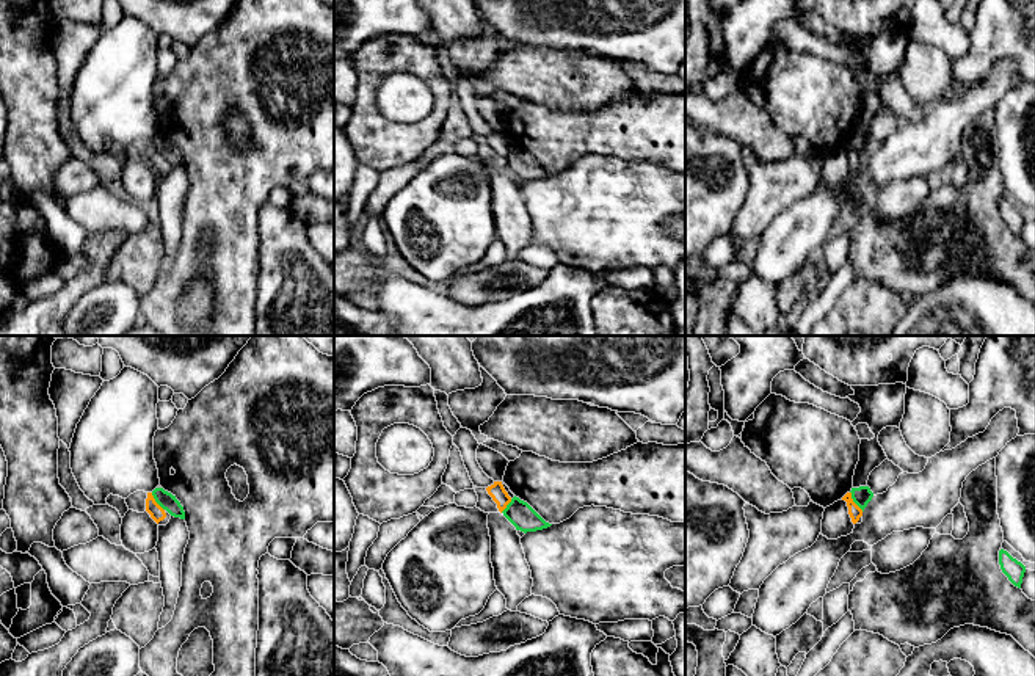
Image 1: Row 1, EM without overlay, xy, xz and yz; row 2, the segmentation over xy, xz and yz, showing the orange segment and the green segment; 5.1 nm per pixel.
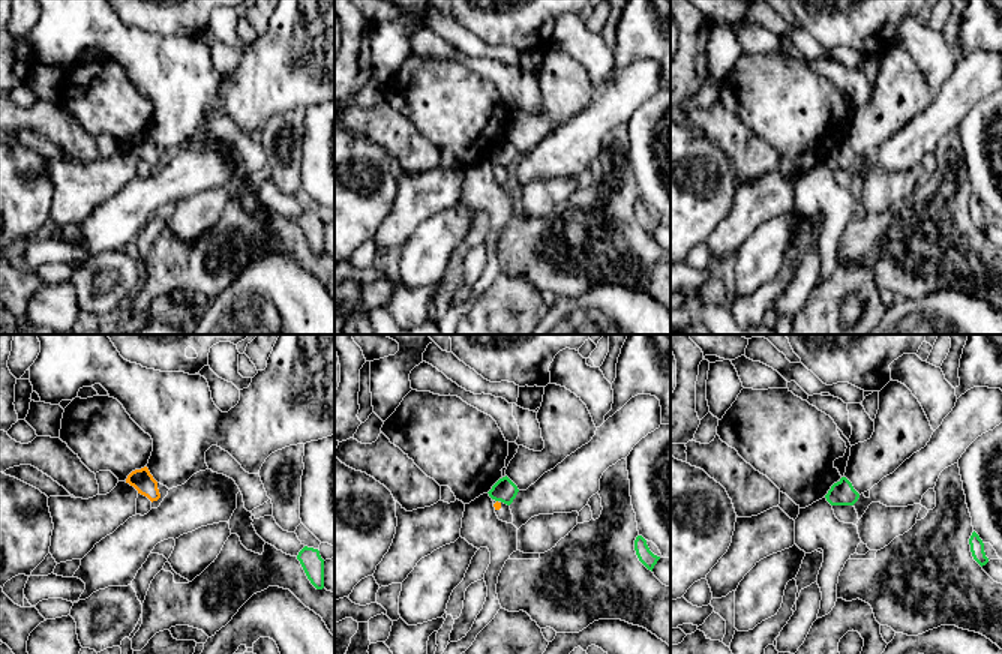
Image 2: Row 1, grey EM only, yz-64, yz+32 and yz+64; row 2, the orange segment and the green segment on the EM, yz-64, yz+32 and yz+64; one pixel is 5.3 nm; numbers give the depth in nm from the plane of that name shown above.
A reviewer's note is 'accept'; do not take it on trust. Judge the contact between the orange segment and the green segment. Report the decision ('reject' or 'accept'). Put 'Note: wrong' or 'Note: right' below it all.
reject
Note: wrong

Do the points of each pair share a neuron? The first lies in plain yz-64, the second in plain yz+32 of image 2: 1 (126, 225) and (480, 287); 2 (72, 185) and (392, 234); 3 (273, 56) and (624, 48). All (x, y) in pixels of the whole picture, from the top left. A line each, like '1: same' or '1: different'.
1: different
2: same
3: same

